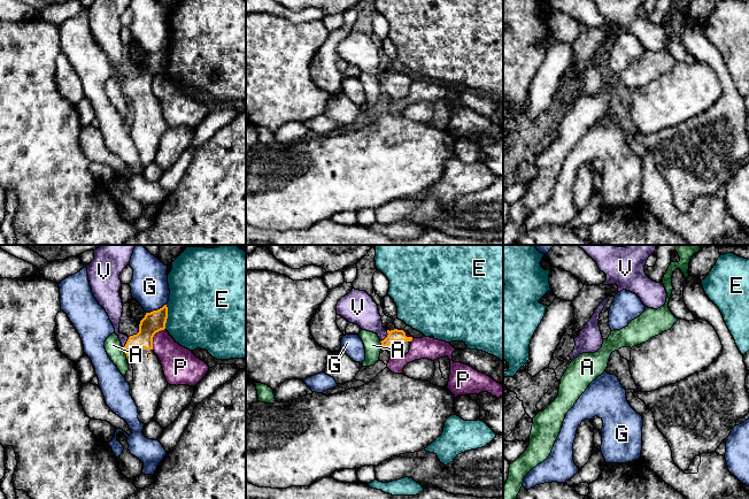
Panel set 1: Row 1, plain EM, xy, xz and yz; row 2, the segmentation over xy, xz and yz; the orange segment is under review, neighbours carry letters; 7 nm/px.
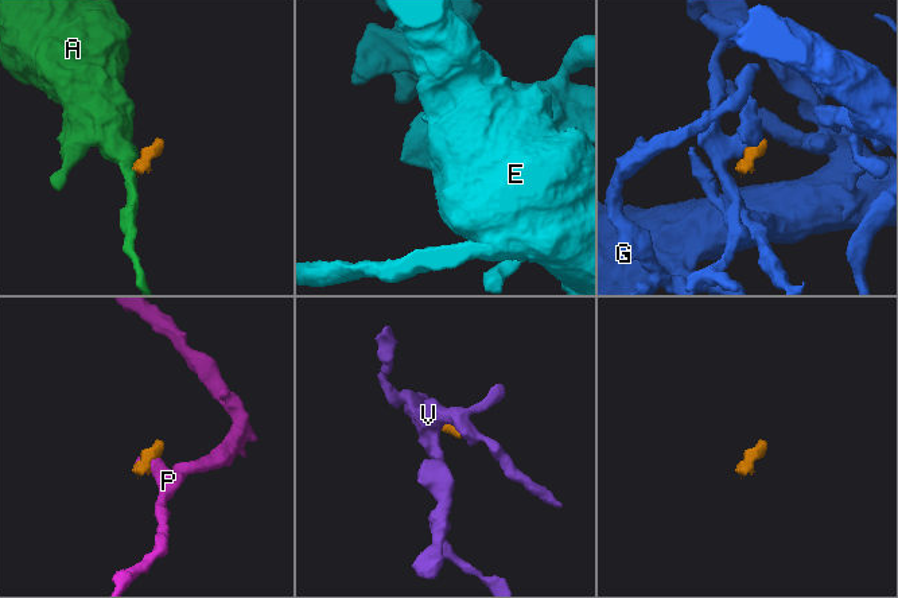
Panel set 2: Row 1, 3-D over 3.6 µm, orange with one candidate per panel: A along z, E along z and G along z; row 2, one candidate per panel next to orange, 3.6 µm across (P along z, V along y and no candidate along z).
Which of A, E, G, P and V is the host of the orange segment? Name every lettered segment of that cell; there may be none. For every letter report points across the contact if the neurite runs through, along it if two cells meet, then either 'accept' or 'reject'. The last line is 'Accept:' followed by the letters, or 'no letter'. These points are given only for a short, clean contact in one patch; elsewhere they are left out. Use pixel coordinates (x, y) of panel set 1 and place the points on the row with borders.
A: border xy (122, 347), (126, 355); reject
E: border xy (167, 305), (164, 328); reject
G: border xy (165, 304), (146, 313); reject
P: border xy (164, 328), (154, 335), (152, 348); reject
V: way xz (395, 335), (387, 336), (362, 311); accept
Accept: V

